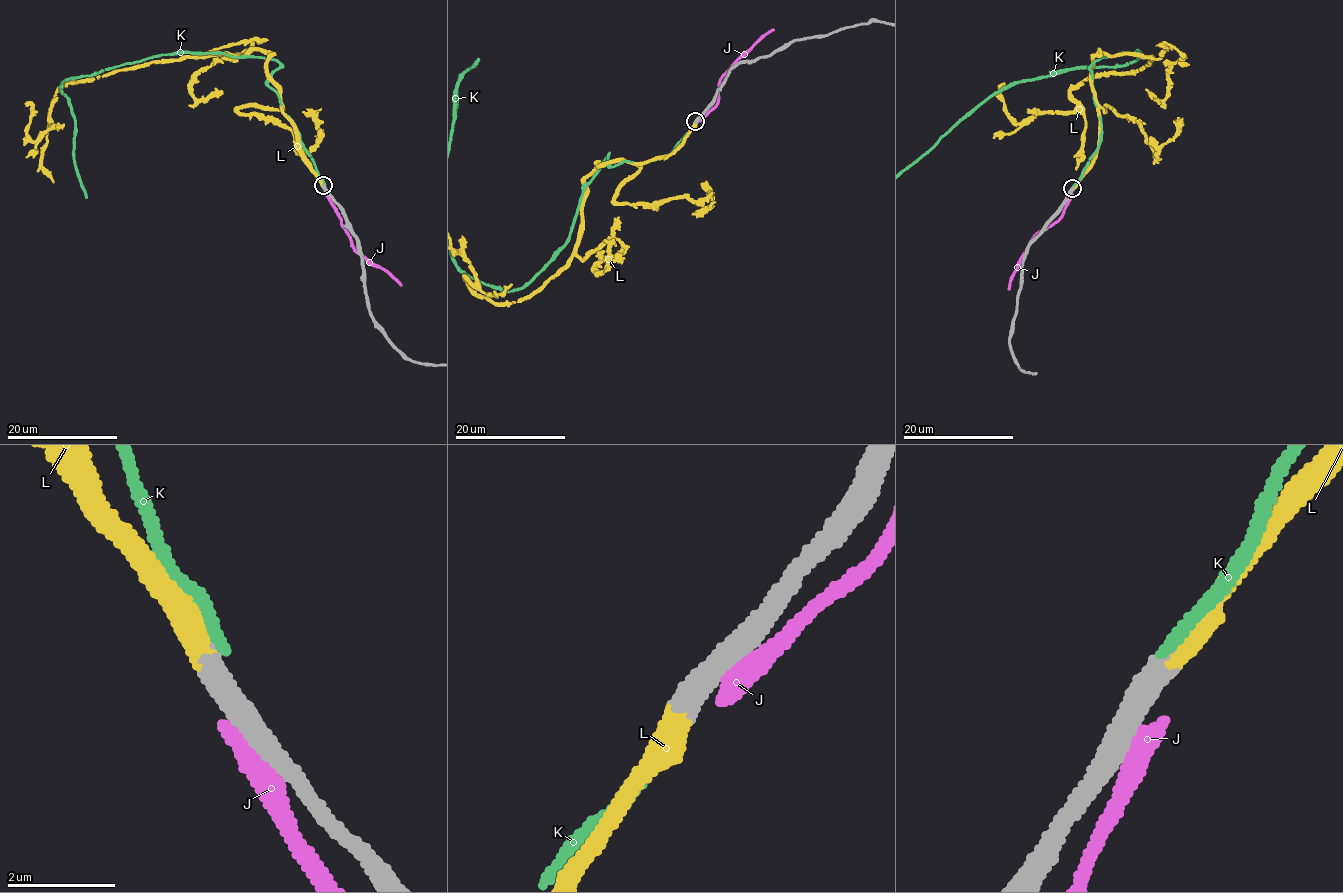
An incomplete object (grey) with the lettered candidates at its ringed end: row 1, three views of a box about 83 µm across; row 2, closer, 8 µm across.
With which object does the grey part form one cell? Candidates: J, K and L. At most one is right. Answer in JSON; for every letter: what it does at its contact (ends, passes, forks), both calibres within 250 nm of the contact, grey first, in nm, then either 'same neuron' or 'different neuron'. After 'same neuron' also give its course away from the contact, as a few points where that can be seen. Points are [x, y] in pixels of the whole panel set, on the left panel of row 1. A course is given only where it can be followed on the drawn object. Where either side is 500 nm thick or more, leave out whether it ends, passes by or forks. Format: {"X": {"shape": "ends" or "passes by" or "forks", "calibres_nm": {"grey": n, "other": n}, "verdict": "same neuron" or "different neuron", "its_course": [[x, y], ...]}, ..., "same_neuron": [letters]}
{"J": {"calibres_nm": {"grey": 400, "other": 550}, "verdict": "different neuron"}, "K": {"shape": "ends", "calibres_nm": {"grey": 400, "other": 240}, "verdict": "different neuron"}, "L": {"shape": "ends", "calibres_nm": {"grey": 460, "other": 440}, "verdict": "same neuron", "its_course": [[323, 186], [267, 73], [271, 54], [184, 56], [60, 85], [54, 125], [35, 141], [25, 103]]}, "same_neuron": ["L"]}

